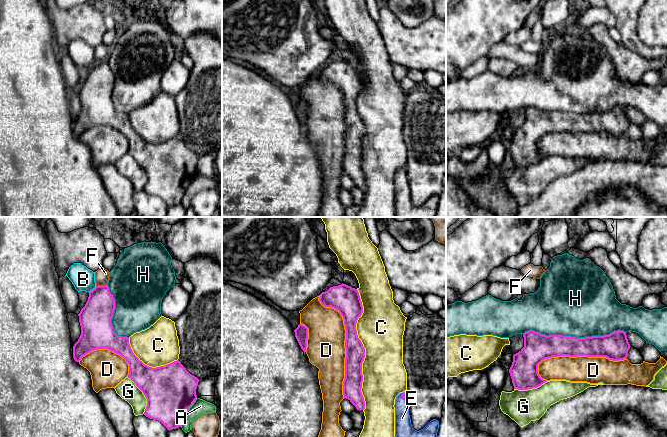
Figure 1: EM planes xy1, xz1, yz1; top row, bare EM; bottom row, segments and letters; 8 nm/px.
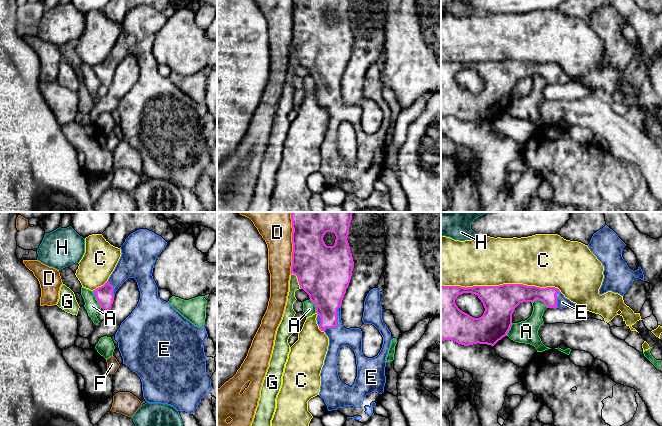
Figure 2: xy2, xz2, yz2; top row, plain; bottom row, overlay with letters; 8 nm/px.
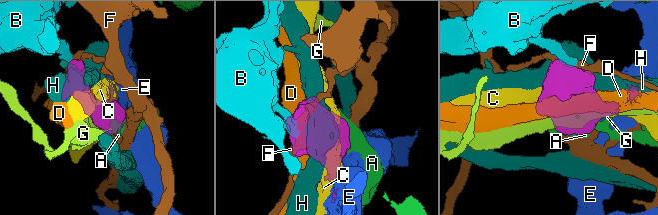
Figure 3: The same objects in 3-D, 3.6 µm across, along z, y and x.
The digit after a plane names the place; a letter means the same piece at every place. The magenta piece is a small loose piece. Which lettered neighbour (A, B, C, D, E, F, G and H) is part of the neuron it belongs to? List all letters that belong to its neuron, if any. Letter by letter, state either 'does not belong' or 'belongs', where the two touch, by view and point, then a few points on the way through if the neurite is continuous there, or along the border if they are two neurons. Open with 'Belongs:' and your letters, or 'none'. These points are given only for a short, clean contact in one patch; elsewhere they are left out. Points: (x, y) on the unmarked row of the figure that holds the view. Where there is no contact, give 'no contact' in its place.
Belongs: E
A: does not belong; meets magenta in xy1 at (186, 188)
B: does not belong; meets magenta in xy1 at (93, 65); border along xy1 (96, 62), (88, 68)
C: does not belong; meets magenta in xz1 at (364, 126)
D: does not belong; meets magenta in xz1 at (345, 118)
E: belongs; meets magenta in xz2 at (336, 99)
F: does not belong; meets magenta in xy1 at (101, 62)
G: does not belong; meets magenta in xy1 at (144, 170)
H: does not belong; meets magenta in yz1 at (574, 113)

